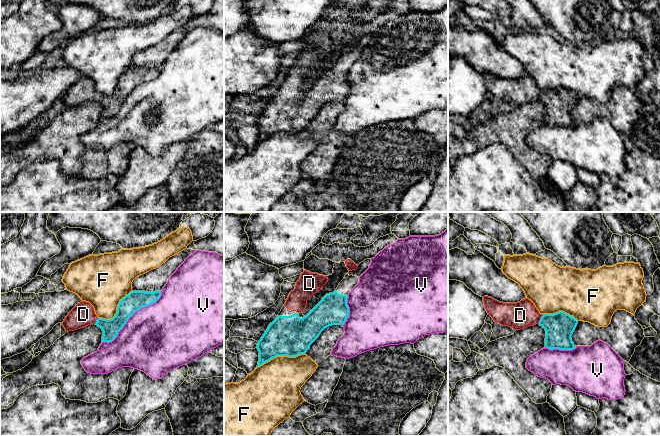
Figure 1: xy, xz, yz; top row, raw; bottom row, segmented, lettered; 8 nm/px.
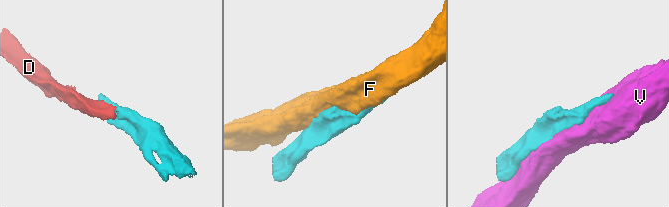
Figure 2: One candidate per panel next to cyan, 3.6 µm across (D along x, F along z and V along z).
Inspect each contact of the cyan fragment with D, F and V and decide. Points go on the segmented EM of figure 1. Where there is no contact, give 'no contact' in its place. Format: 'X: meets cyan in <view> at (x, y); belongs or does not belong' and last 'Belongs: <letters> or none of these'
D: meets cyan in yz at (540, 319); belongs
F: meets cyan in xz at (280, 355); does not belong
V: meets cyan in xy at (134, 312); does not belong
Belongs: D

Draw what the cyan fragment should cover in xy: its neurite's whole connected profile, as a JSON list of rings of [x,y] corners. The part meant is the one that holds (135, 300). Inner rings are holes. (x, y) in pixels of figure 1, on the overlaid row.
[[[132,291],[120,300],[117,313],[108,320],[98,318],[93,306],[81,301],[68,313],[62,325],[69,332],[95,324],[103,331],[102,342],[112,342],[136,311],[155,303],[160,296],[161,291]]]

